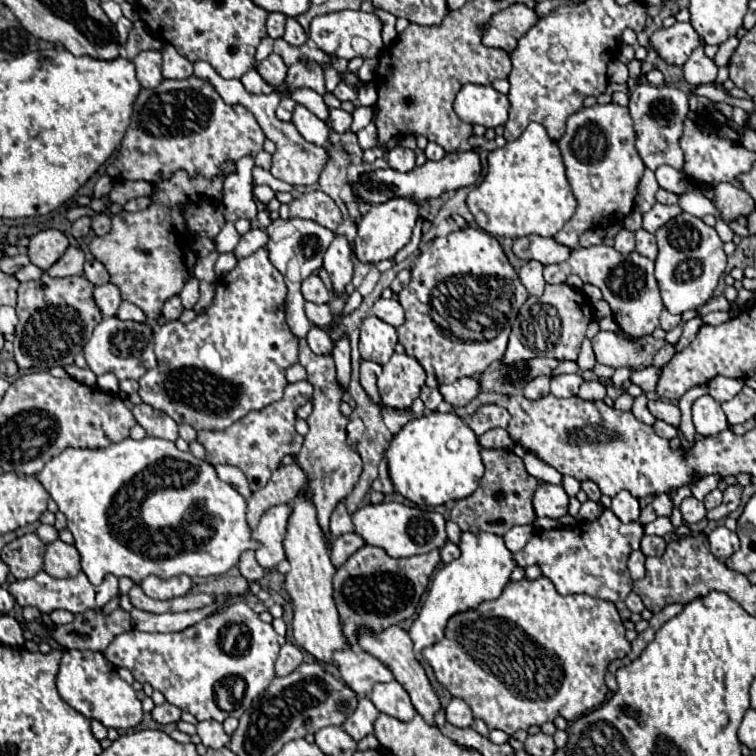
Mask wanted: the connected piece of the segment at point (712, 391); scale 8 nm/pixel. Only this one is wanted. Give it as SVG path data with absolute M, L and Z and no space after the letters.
M715 377L713 381L709 381L709 395L723 403L723 401L731 401L741 389L743 389L743 379L729 379L729 377Z

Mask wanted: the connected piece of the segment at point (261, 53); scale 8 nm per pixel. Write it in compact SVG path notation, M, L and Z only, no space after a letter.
M265 37L263 41L261 41L261 45L257 47L257 55L255 55L255 67L263 61L263 59L267 59L269 57L269 53L273 51L271 49L273 47L273 39L271 37Z

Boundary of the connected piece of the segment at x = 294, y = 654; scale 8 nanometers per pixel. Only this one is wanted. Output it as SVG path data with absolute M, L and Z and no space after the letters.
M285 643L285 645L281 647L279 657L277 657L275 673L277 673L279 677L289 675L289 673L295 671L301 663L303 663L303 653L301 653L301 649L299 649L297 645L293 645L293 643Z

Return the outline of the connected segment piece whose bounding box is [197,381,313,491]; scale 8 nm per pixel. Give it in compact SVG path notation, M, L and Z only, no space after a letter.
M307 381L289 383L285 387L285 395L281 401L271 403L269 407L261 411L249 413L247 417L243 417L241 421L233 423L231 427L223 431L199 431L197 439L207 449L205 461L207 463L229 463L229 465L239 467L245 473L251 485L251 491L265 487L271 473L279 467L279 461L285 455L297 455L303 445L303 437L295 431L295 421L297 421L295 411L309 401L311 393L313 393L313 385Z

